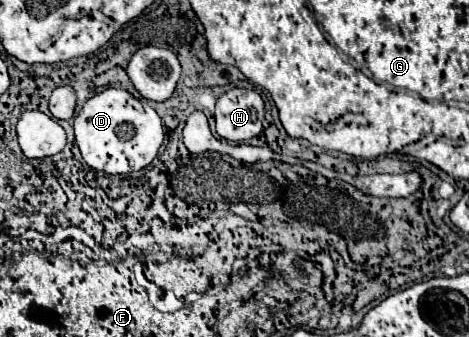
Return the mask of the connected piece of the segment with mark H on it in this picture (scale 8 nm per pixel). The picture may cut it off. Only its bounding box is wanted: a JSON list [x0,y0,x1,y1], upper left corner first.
[215,90,265,142]

